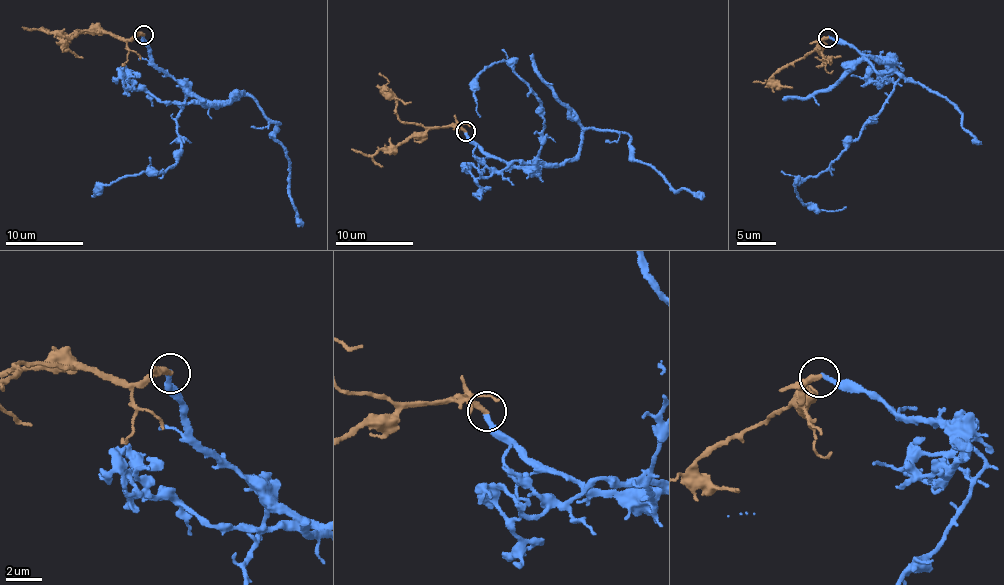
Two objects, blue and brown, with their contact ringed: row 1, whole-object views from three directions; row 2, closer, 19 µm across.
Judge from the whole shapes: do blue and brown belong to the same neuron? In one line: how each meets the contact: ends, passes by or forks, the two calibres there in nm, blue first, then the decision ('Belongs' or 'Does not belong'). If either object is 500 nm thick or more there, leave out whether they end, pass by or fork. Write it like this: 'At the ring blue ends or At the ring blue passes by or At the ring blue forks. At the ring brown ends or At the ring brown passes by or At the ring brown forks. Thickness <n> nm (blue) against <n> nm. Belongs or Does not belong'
At the ring blue ends. At the ring brown ends. Thickness 280 nm (blue) against 320 nm. Belongs

